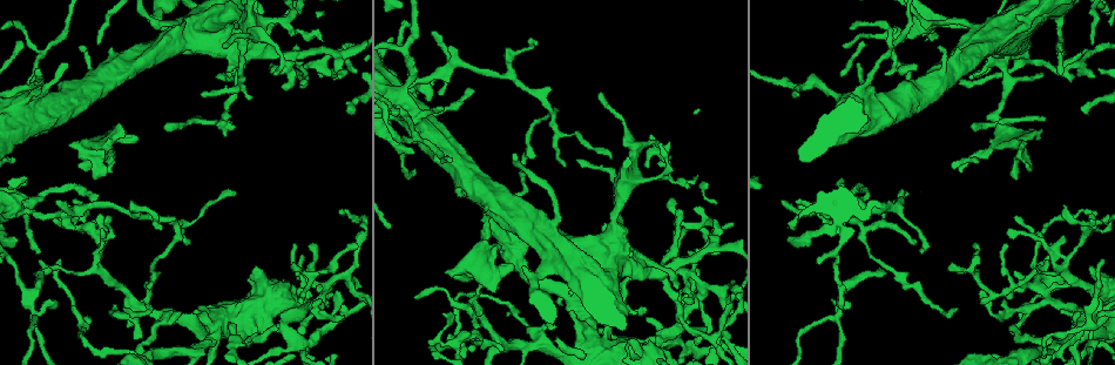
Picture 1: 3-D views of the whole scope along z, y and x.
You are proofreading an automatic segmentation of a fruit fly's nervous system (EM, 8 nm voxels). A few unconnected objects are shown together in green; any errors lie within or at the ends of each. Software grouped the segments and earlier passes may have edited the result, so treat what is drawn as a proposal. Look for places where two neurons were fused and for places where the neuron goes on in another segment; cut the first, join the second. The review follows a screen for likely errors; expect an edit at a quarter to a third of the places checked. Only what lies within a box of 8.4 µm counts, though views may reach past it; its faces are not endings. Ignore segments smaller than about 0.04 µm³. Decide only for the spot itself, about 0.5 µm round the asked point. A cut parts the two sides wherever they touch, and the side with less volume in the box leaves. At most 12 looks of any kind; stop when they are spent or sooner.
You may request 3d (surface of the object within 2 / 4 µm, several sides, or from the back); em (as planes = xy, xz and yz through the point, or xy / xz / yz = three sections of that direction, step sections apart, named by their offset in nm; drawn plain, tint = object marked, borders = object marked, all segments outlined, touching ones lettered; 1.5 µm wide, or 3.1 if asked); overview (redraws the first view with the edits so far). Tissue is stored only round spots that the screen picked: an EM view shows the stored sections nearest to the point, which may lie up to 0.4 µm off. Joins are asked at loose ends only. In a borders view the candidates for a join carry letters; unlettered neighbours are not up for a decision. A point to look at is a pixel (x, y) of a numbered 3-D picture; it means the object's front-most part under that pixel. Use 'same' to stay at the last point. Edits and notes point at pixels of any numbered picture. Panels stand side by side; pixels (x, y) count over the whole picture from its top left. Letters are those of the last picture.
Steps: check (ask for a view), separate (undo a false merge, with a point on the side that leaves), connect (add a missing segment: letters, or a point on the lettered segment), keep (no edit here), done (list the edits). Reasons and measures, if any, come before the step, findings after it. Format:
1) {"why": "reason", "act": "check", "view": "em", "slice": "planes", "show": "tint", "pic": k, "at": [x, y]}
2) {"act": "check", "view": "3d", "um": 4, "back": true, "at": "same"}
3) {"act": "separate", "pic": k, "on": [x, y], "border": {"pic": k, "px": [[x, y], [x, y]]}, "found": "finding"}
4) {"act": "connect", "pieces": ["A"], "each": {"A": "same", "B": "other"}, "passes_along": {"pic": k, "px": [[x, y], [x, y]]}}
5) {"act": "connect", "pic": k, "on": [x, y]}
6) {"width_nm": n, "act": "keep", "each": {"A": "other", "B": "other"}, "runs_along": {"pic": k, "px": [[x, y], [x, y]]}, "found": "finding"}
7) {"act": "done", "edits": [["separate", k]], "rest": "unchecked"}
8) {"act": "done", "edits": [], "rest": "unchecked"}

{"why": "tapers out", "act": "check", "view": "em", "slice": "yz", "step": 4, "show": "borders", "pic": 1, "at": [107, 171]}

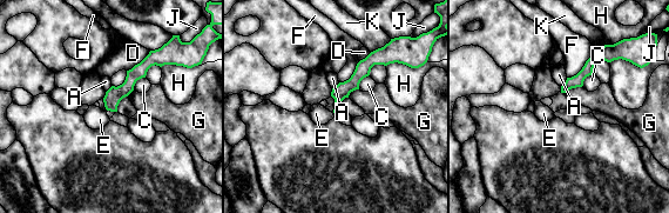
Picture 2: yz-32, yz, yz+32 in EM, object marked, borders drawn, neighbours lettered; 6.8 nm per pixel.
{"act": "check", "view": "em", "slice": "planes", "show": "borders", "at": "same"}

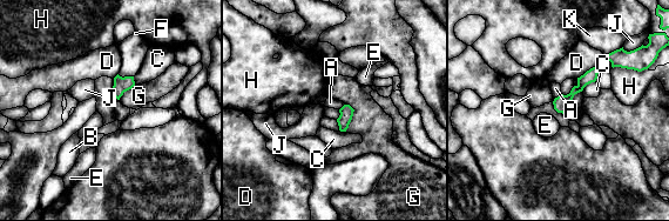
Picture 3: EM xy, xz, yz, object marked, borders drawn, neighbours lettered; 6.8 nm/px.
{"longest_contact_nm": ["G", 200], "act": "keep", "each": {"A": "other", "B": "other", "C": "other", "D": "other", "E": "other", "F": "other", "G": "other", "H": "other", "J": "other", "K": "other"}, "runs_along": {"pic": 3, "px": [[595, 69], [561, 105], [560, 109]]}, "found": "none of them fits"}

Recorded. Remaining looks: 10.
{"why": "an open end", "act": "check", "view": "3d", "um": 4, "pic": 1, "at": [1041, 132]}

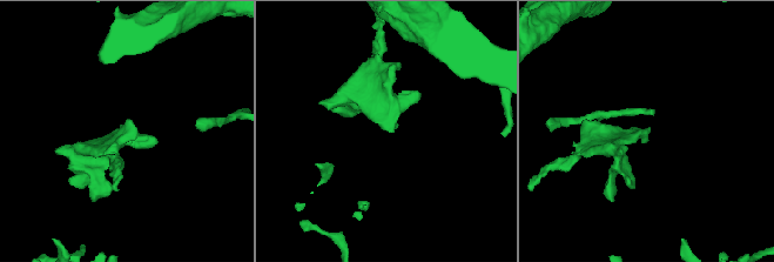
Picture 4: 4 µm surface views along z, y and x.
{"why": "need the tissue", "act": "check", "view": "em", "slice": "xy", "step": 8, "show": "tint", "pic": 4, "at": [650, 129]}

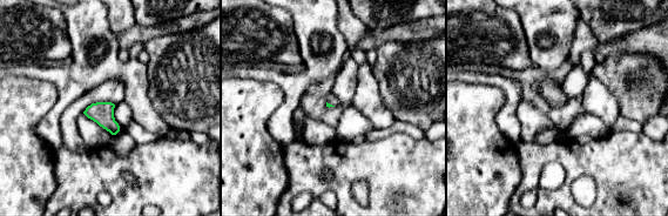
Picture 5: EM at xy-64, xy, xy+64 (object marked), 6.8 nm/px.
{"act": "check", "view": "em", "slice": "planes", "show": "borders", "at": "same"}

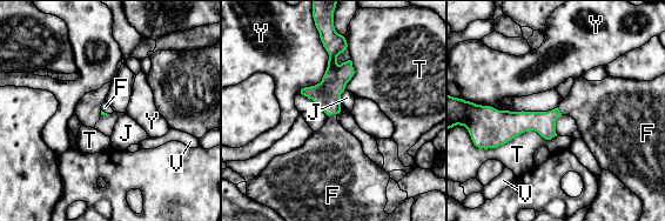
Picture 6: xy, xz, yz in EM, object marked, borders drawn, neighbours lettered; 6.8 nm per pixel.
{"act": "connect", "pieces": ["F"], "each": {"F": "same", "J": "other", "T": "other", "V": "other", "Y": "other"}, "passes_along": {"pic": 6, "px": [[327, 94], [331, 114], [331, 151]]}, "found": "the neuron continues"}

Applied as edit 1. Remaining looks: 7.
{"act": "check", "view": "overview"}

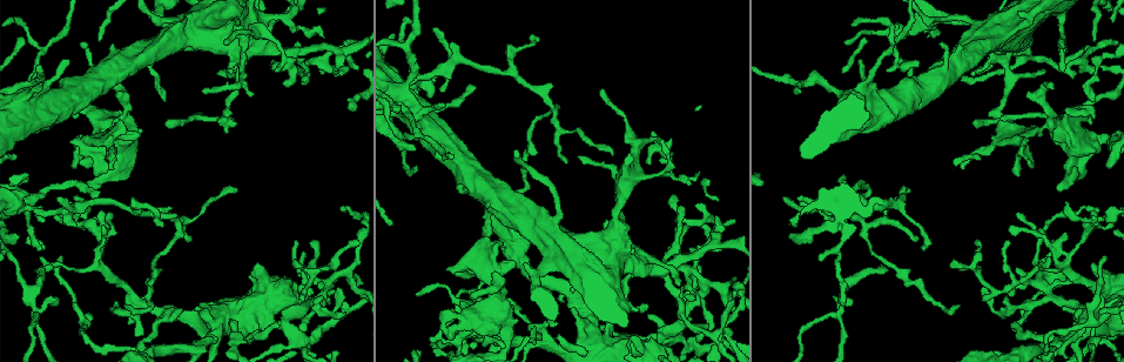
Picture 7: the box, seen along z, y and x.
{"why": "branch stops here", "act": "check", "view": "3d", "um": 2, "pic": 7, "at": [1094, 211]}

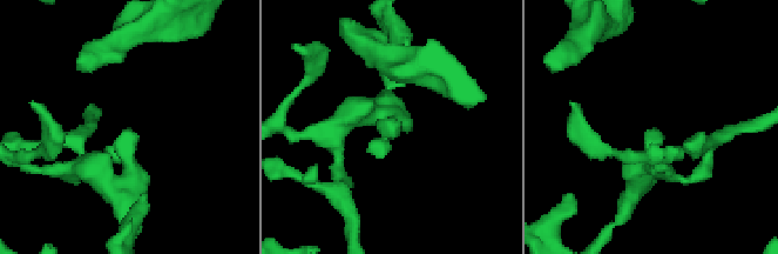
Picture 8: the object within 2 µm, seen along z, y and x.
{"act": "check", "view": "em", "slice": "planes", "show": "plain", "pic": 8, "at": [393, 131]}

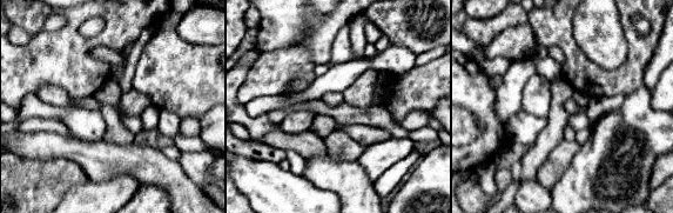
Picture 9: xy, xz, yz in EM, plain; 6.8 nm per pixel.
{"why": "see the neighbours", "act": "check", "view": "em", "slice": "planes", "show": "borders", "at": "same"}

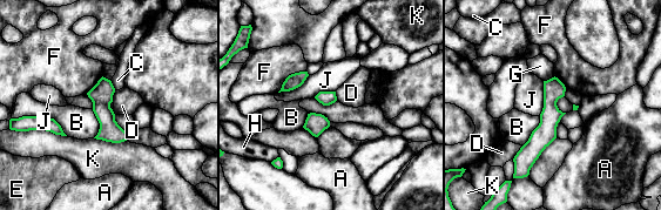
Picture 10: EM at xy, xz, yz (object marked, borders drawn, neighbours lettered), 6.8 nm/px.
{"act": "keep", "each": {"A": "other", "B": "other", "C": "other", "D": "other", "E": "other", "F": "other", "G": "other", "H": "other", "J": "other", "K": "other"}, "runs_along": {"pic": 10, "px": [[554, 80], [547, 129], [520, 164]]}, "found": "no lettered segment goes on from it"}

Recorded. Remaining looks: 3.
{"why": "end of a long branch", "act": "check", "view": "3d", "um": 2, "pic": 7, "at": [958, 305]}

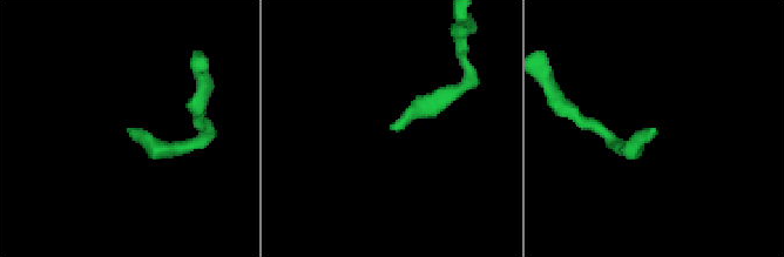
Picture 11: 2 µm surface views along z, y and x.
{"why": "now the EM", "act": "check", "view": "em", "slice": "planes", "show": "borders", "pic": 11, "at": [649, 130]}

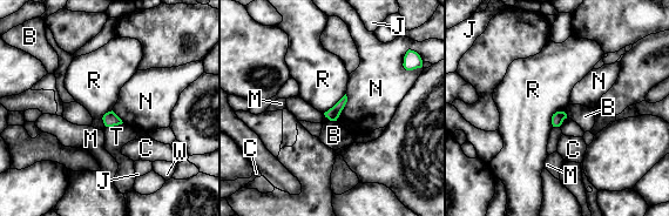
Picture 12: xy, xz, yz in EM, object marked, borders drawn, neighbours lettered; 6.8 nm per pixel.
{"longest_contact_nm": ["N", 200], "act": "keep", "each": {"B": "other", "C": "other", "J": "other", "M": "other", "N": "other", "R": "other", "T": "other", "W": "other"}, "border": {"pic": 12, "px": [[563, 110], [552, 116], [553, 127]]}, "found": "no lettered segment goes on from it"}

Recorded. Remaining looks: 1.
{"act": "done", "edits": [["connect", 6]], "rest": "unchecked"}

